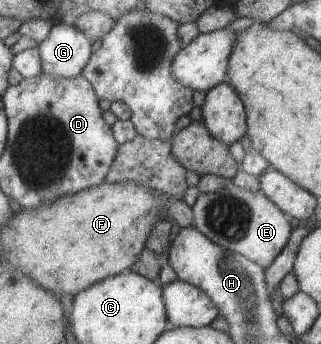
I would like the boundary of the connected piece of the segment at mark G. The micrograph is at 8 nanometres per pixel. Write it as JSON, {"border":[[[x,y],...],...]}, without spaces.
{"border":[[[55,20],[51,32],[38,44],[42,72],[53,78],[75,78],[89,62],[92,41],[75,24]]]}

